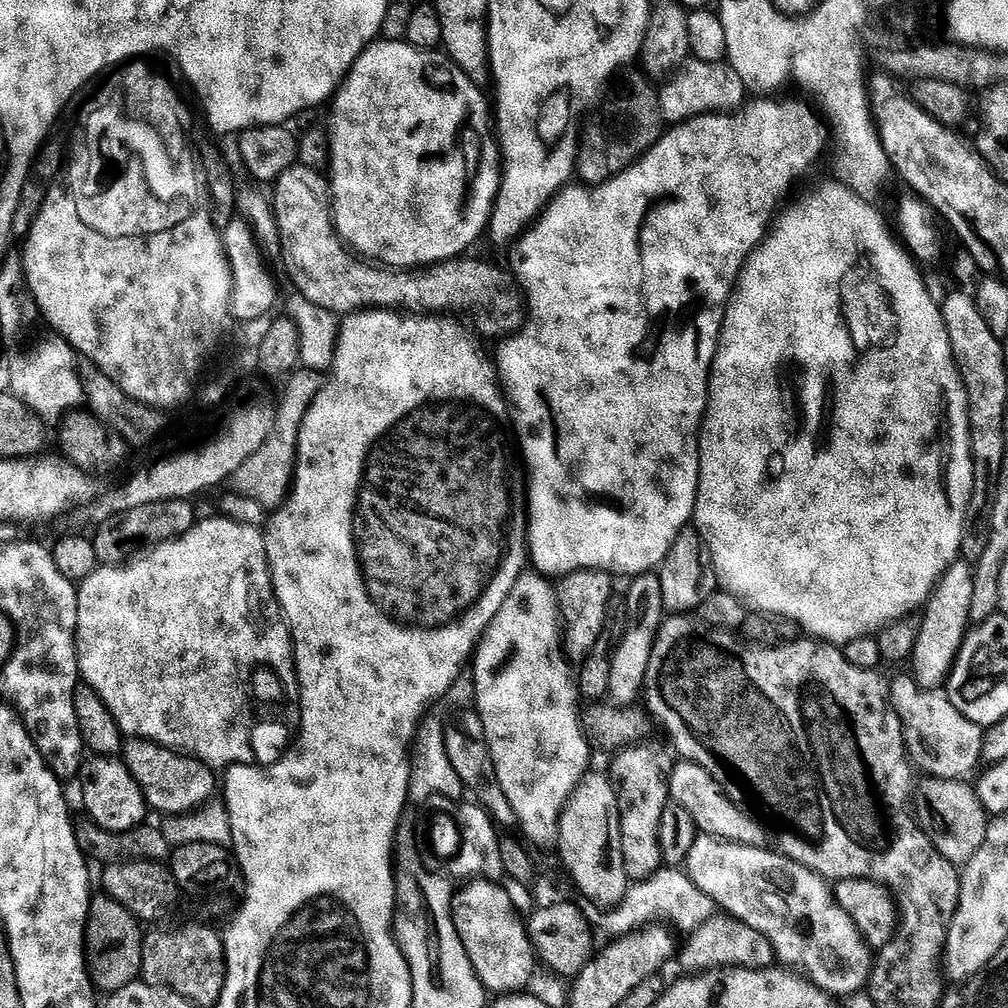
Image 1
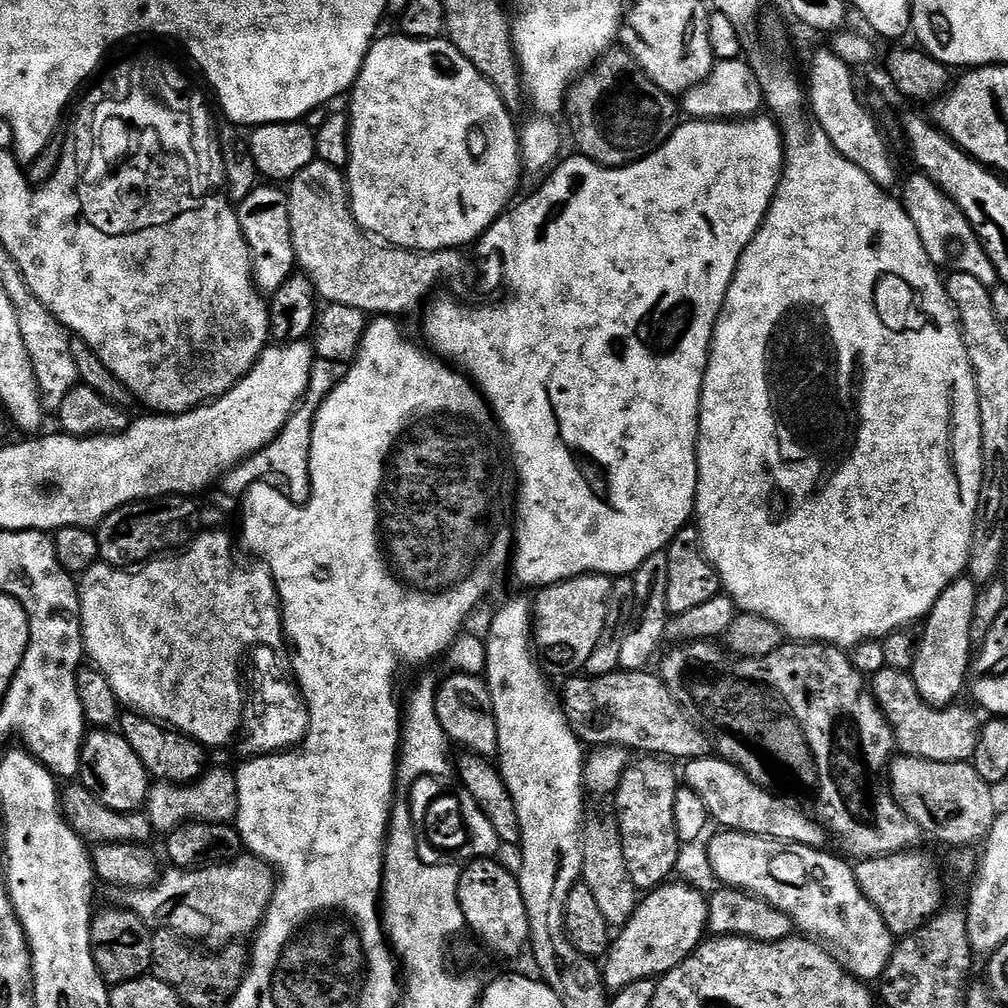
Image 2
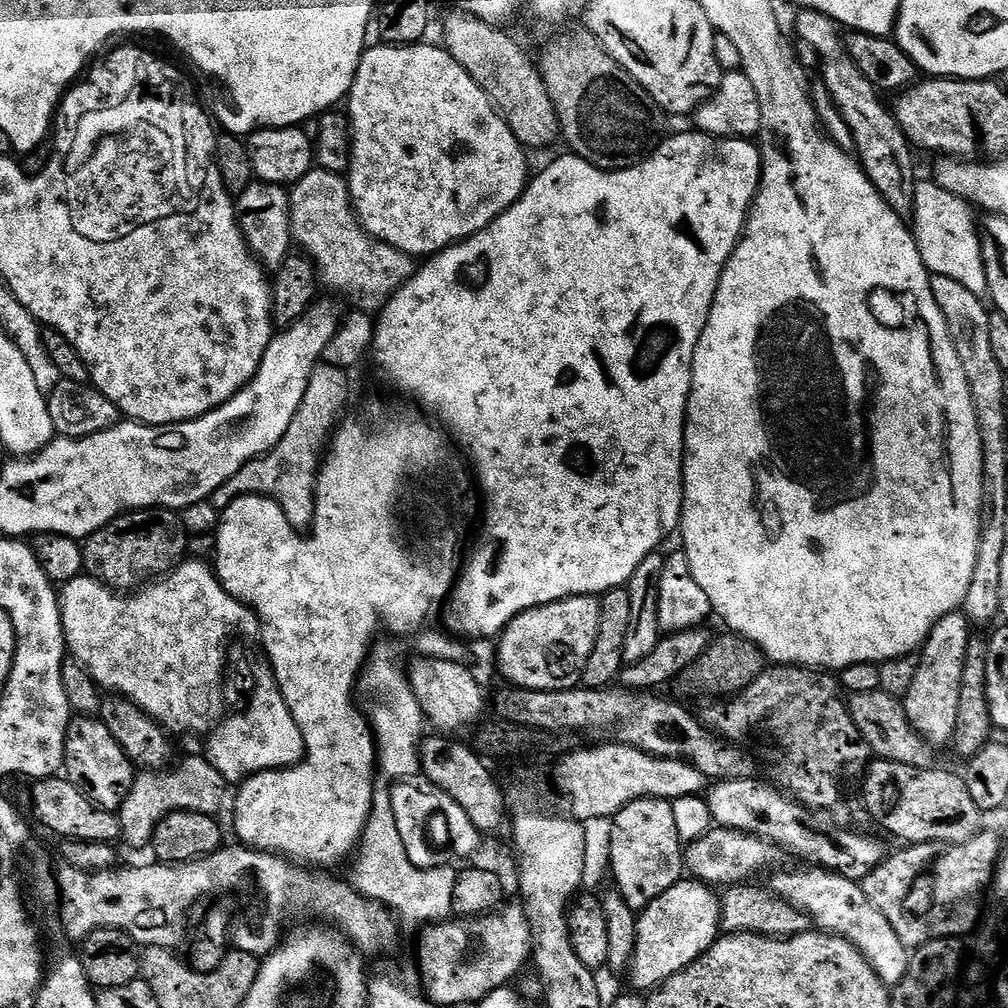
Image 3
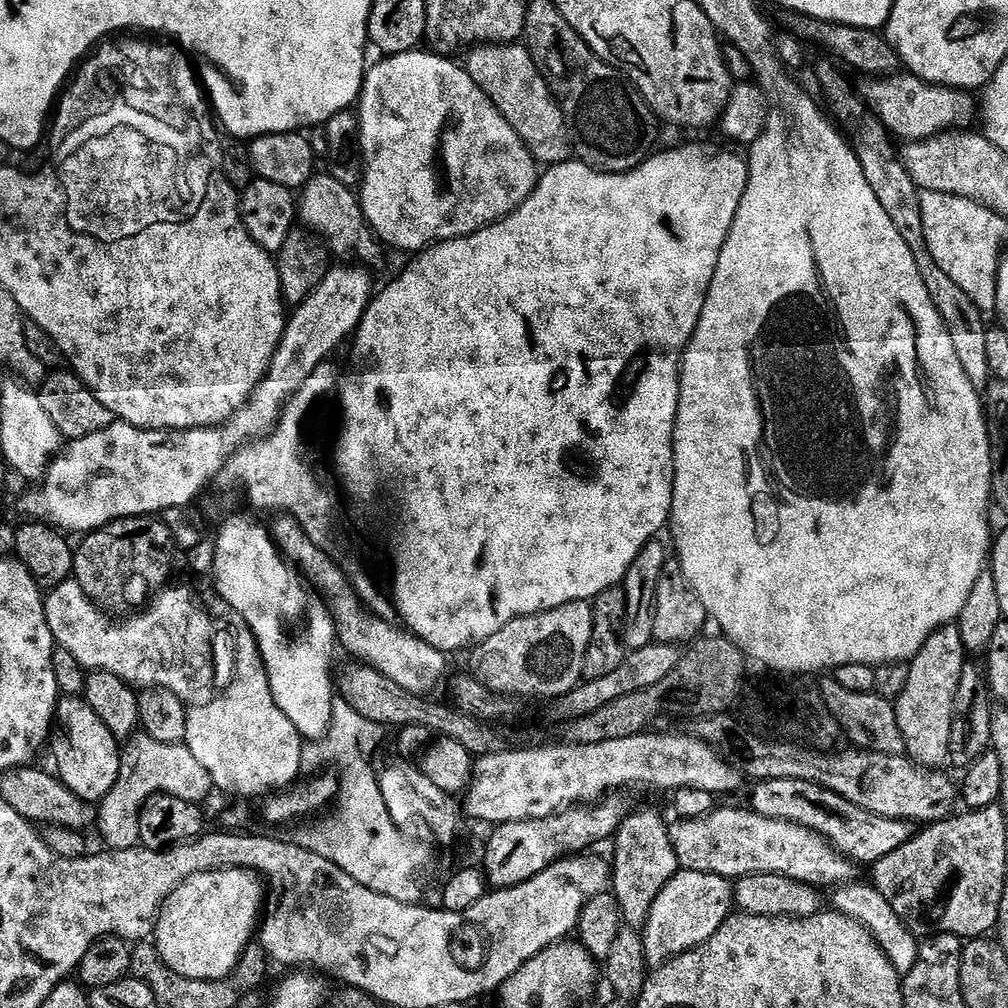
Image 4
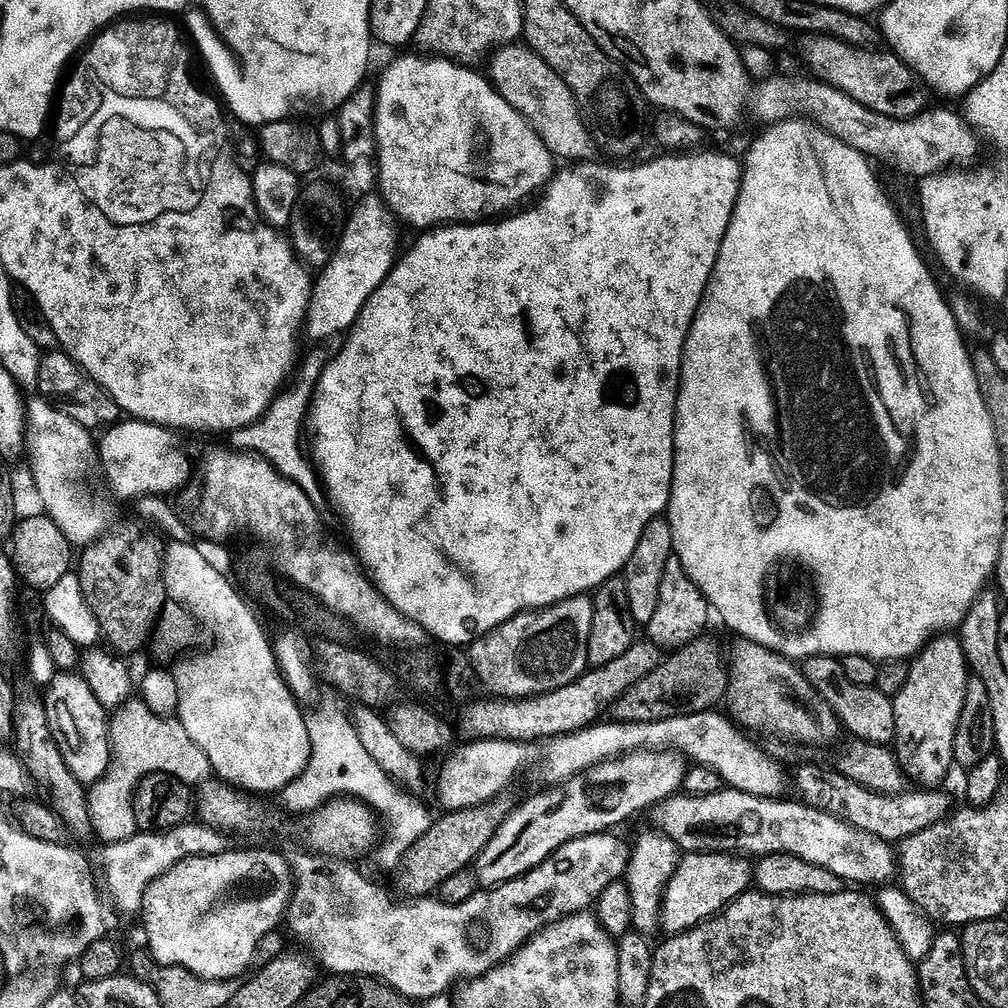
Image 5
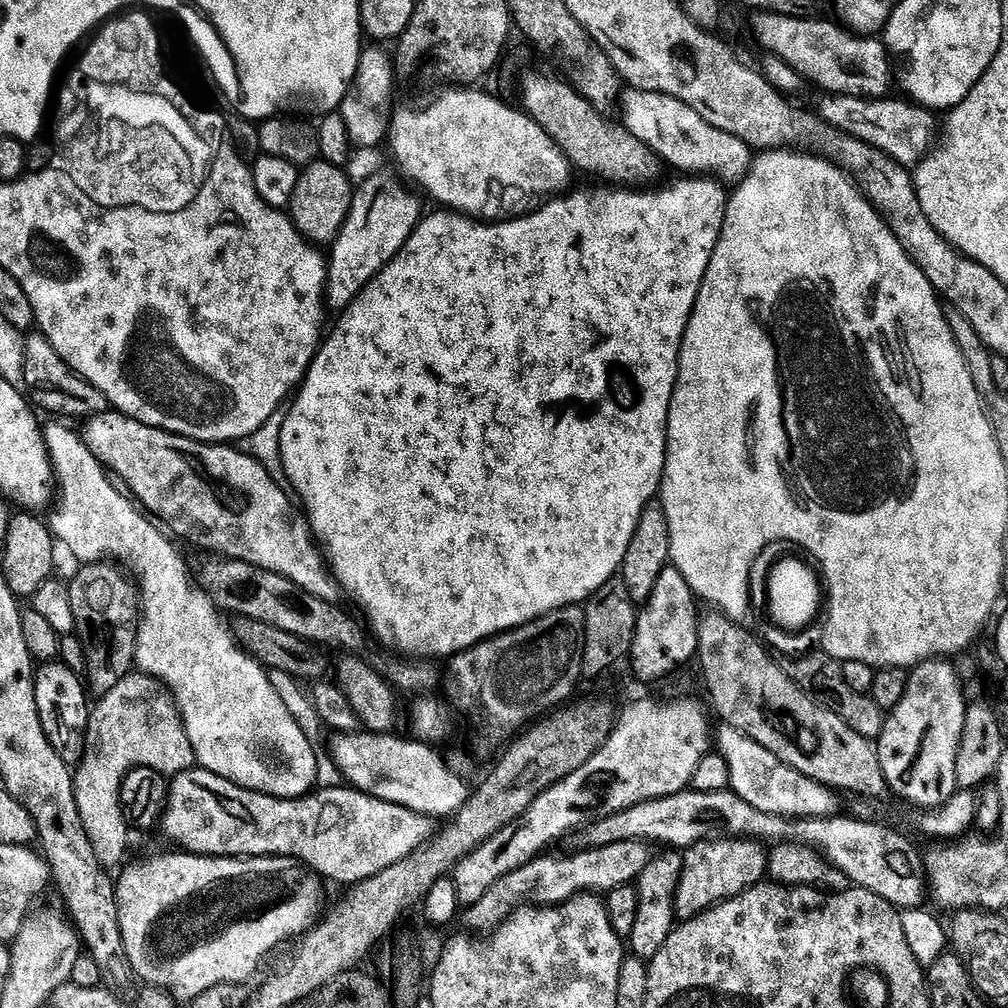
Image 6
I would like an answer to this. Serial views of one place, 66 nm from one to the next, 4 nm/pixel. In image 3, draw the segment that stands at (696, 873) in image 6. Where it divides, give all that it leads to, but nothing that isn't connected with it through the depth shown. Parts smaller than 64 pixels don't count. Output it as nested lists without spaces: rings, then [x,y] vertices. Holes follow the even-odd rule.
[[[681,878],[666,894],[654,898],[639,913],[637,934],[630,967],[637,989],[655,989],[674,974],[690,967],[703,956],[721,935],[720,896],[708,884],[693,878]]]

